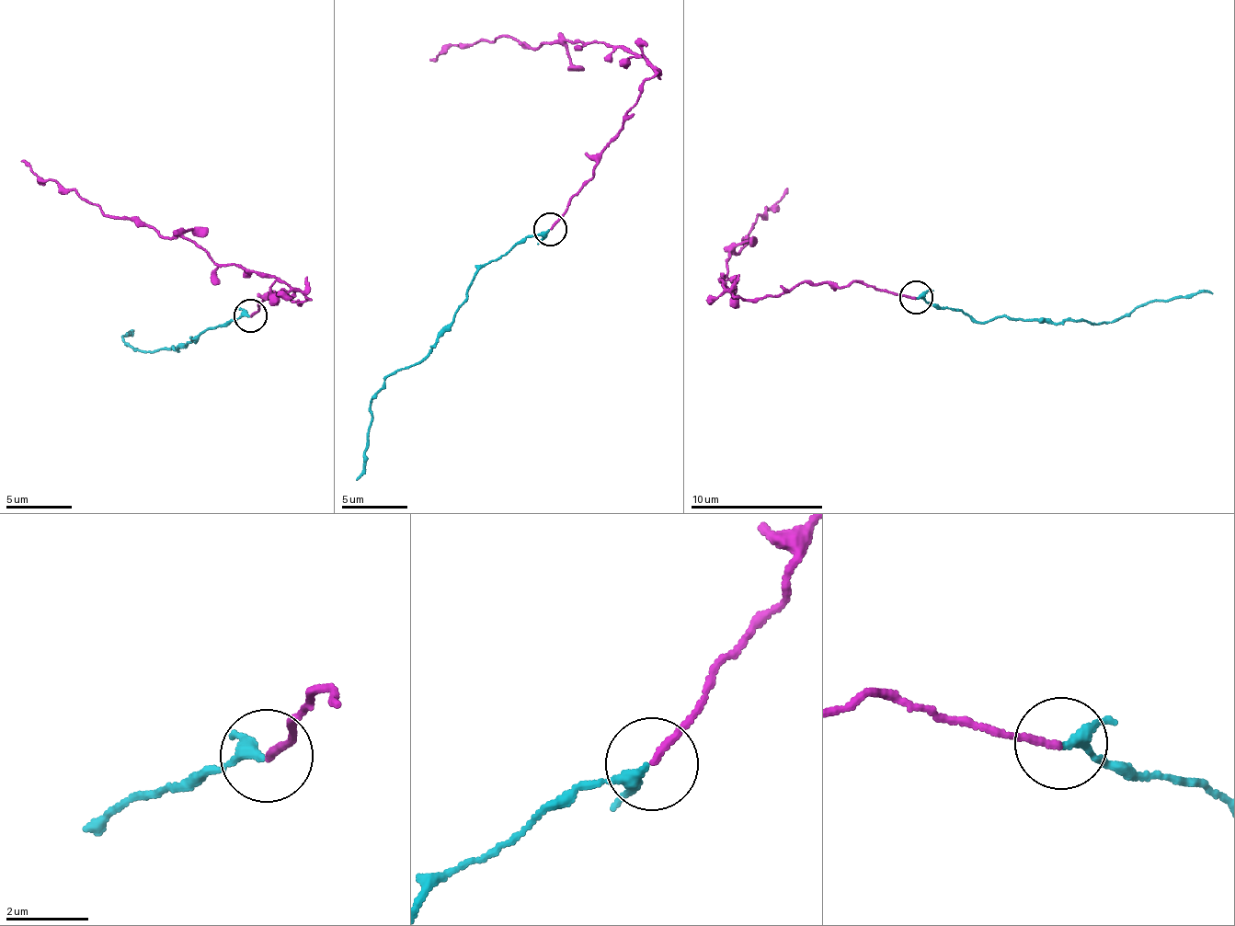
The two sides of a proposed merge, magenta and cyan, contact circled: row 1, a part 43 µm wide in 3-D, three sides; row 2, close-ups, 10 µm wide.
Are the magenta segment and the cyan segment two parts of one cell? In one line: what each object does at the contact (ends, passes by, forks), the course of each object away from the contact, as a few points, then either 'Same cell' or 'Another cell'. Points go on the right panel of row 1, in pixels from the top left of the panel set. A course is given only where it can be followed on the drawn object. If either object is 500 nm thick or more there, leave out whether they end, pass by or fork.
At the ring magenta ends. At the ring cyan passes by. Course of magenta: (916, 296), (854, 281), (800, 282), (736, 299), (721, 273), (729, 253), (737, 256), (788, 188). Course of cyan: (917, 297), (927, 302), (959, 309), (980, 323), (996, 317), (1101, 324), (1139, 306), (1213, 292). Same cell

